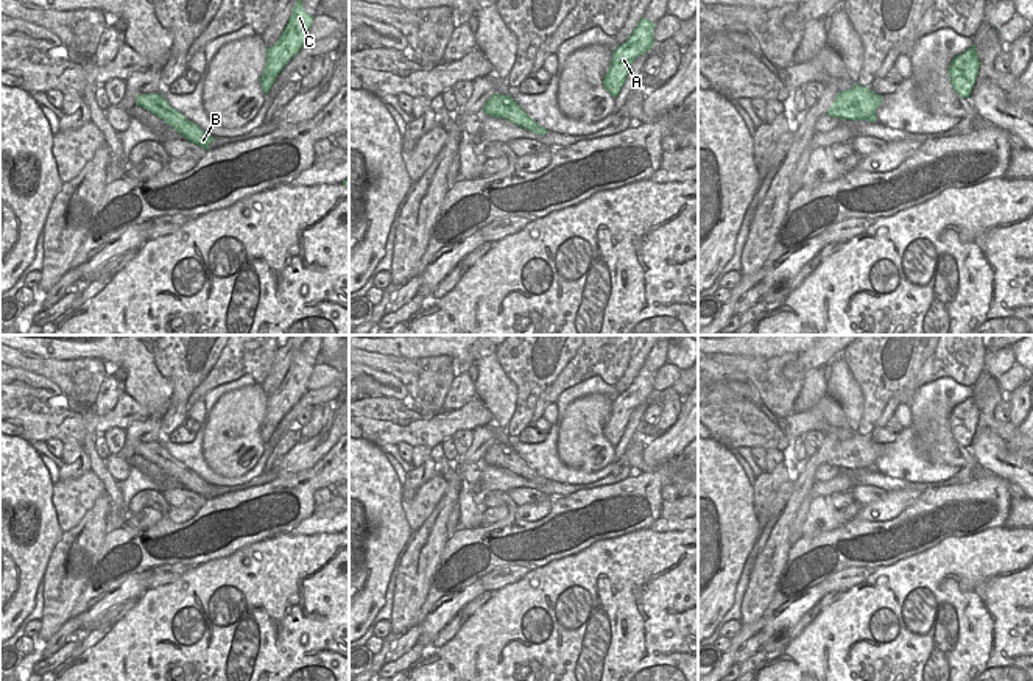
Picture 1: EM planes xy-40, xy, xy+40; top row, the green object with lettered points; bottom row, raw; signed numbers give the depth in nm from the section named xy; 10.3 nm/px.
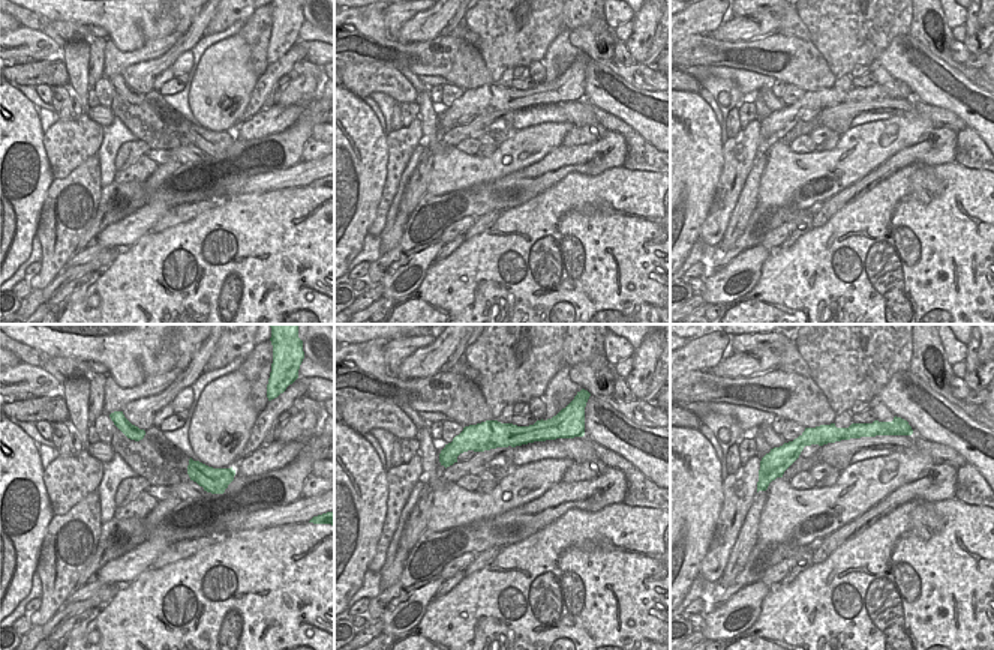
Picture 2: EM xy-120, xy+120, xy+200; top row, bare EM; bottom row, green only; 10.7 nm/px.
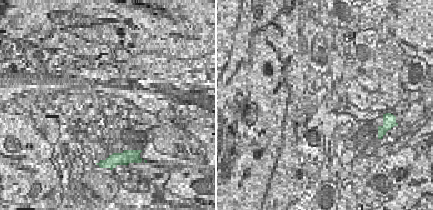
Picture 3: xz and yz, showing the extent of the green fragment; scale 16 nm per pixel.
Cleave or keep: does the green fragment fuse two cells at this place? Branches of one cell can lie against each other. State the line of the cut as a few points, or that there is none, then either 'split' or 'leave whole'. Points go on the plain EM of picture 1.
cut xy+40 (874, 465), (860, 462), (856, 468); split

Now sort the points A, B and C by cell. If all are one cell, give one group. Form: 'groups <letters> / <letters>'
groups A C / B

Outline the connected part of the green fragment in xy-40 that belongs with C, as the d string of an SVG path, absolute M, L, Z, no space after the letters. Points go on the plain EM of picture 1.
M308 335L291 337L298 351L279 390L273 396L266 397L266 413L260 427L260 435L265 444L270 443L270 438L288 410L308 391L307 385L315 366L305 362L301 351Z

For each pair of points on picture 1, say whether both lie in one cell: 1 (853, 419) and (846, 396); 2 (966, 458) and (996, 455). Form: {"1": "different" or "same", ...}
{"1": "same", "2": "different"}

